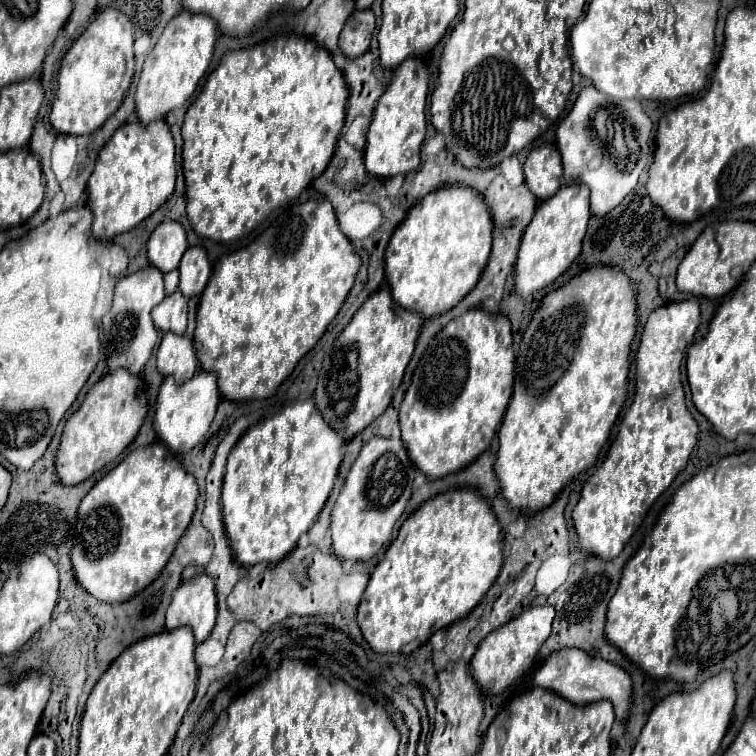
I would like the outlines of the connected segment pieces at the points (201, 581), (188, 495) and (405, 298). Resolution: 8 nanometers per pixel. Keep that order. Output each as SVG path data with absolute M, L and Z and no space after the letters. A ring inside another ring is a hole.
M198 574L176 588L166 610L166 628L190 626L196 642L204 642L216 622L216 592L214 580L208 574Z
M162 442L132 450L96 482L78 508L80 528L72 550L78 584L108 604L120 604L144 590L170 560L192 520L196 500L196 478Z
M452 184L426 194L392 234L386 248L386 280L396 304L418 312L424 318L438 316L454 308L478 282L492 248L492 214L484 206L484 196L470 186Z

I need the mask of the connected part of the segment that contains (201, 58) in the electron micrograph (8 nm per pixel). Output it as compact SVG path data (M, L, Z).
M184 10L168 22L154 50L146 56L136 86L136 112L142 124L164 118L172 108L180 108L192 96L198 80L210 66L218 34L220 30L216 30L216 22L208 14L188 14Z

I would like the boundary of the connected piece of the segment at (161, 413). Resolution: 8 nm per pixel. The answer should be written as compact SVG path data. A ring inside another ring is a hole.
M204 370L196 372L188 382L176 384L174 378L164 378L160 386L160 394L156 400L156 416L154 416L154 430L158 438L174 452L186 454L192 450L208 432L216 408L220 402L220 392L216 390L216 374L208 374Z

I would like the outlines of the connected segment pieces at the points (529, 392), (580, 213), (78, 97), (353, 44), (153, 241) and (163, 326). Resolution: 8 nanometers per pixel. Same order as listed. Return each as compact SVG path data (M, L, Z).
M592 266L586 272L576 274L570 282L566 282L564 286L560 286L554 292L548 292L540 304L540 308L536 310L536 314L532 316L522 342L520 342L520 350L518 350L518 358L516 358L516 384L514 384L514 394L512 400L508 404L508 410L504 414L498 438L500 438L500 448L498 448L498 460L494 464L494 472L498 476L500 488L504 498L510 502L512 508L516 510L530 510L530 512L540 512L546 506L552 504L554 496L568 484L568 480L572 480L578 472L586 470L588 466L592 466L602 450L602 446L606 444L610 430L614 426L614 422L618 420L618 414L622 412L624 404L626 404L626 394L628 394L628 372L630 372L630 346L632 340L636 336L636 326L638 326L638 318L636 318L636 290L632 286L632 280L622 272L616 270L616 266Z
M574 184L562 186L552 198L540 202L532 222L528 224L528 230L524 230L518 260L514 266L516 290L520 296L530 296L536 290L552 284L576 260L582 250L582 238L590 220L588 196L588 186Z
M106 8L96 14L84 34L72 44L68 54L62 58L58 74L58 92L50 112L50 124L60 134L92 134L96 132L122 104L124 100L124 76L126 58L132 56L134 30L126 14L116 8Z
M356 10L352 18L348 18L342 34L340 34L340 48L348 58L362 56L372 40L376 28L376 18L372 10Z
M166 220L150 234L148 240L148 260L162 272L176 270L182 254L186 252L186 232L176 220Z
M180 290L176 294L168 294L152 310L154 326L160 328L162 332L184 334L184 330L186 330L186 312L188 312L188 304L186 302L188 300L186 300L186 296L180 294Z

